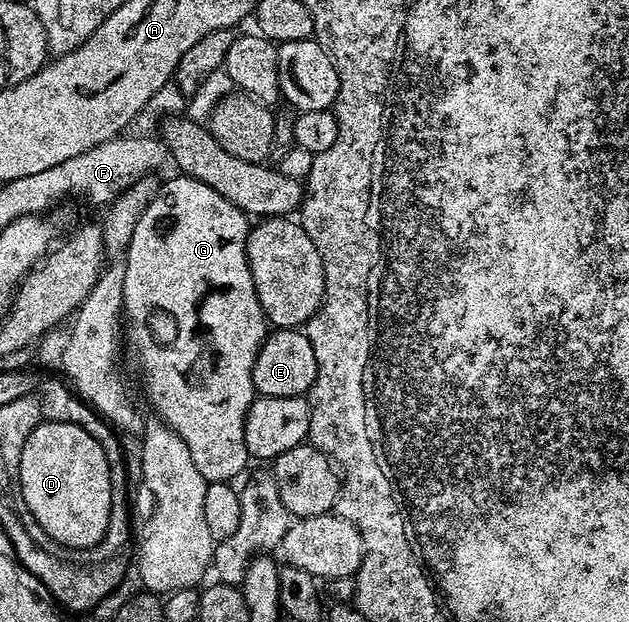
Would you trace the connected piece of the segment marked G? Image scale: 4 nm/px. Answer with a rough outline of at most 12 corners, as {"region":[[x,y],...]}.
{"region":[[162,181],[123,318],[152,413],[206,482],[251,462],[267,337],[251,218]]}

